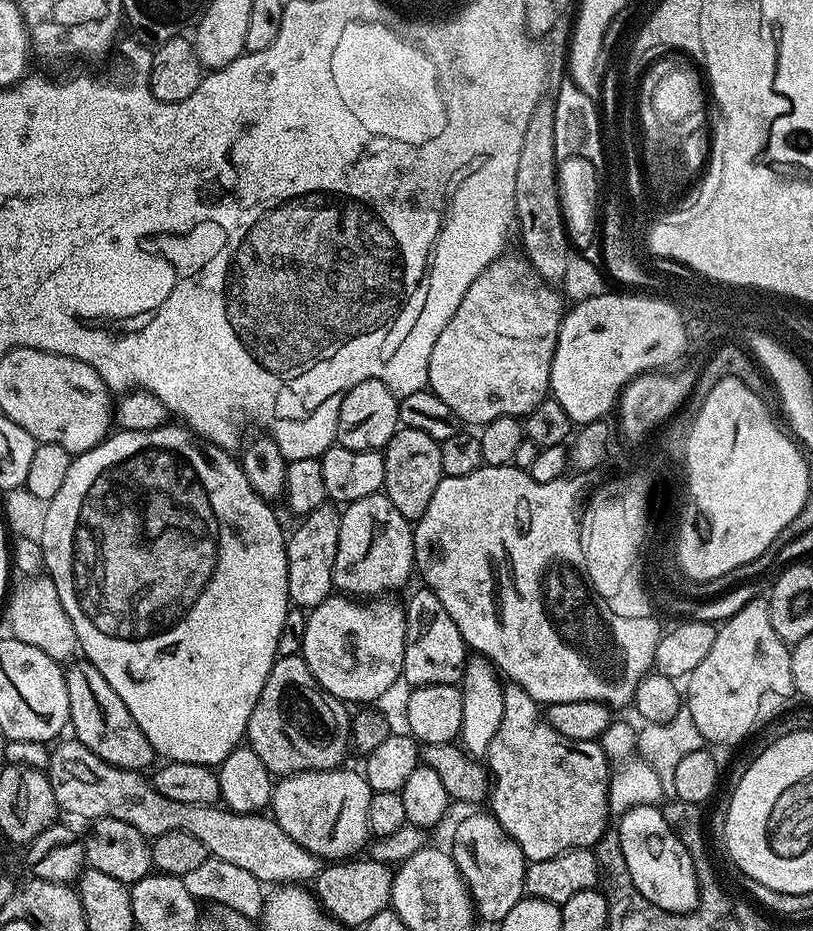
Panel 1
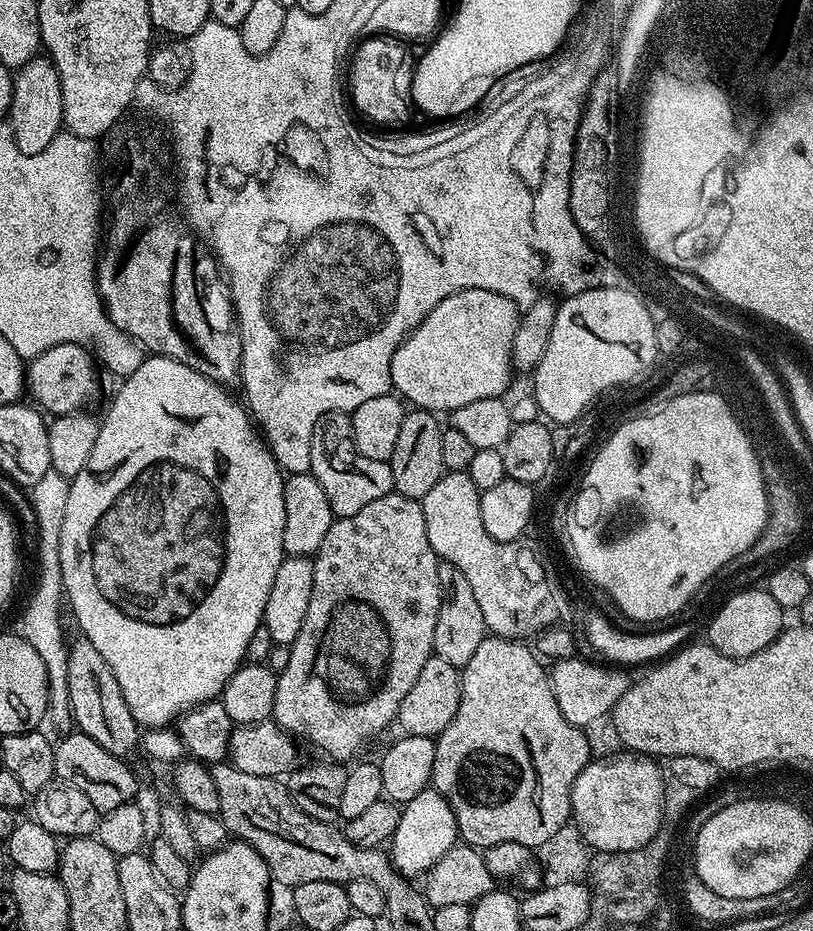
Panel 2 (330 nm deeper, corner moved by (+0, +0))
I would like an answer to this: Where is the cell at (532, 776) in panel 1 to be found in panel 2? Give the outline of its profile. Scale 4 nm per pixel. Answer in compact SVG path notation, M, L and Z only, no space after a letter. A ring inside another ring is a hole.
M485 635L478 650L474 650L474 658L470 658L470 662L464 665L462 671L450 662L446 662L446 658L438 658L433 654L426 662L426 666L422 666L414 686L410 686L406 698L402 698L402 706L398 706L396 711L395 723L400 724L401 733L435 738L436 753L431 787L441 792L446 802L450 802L454 810L459 839L481 850L498 846L498 842L518 842L527 848L539 850L543 843L557 834L560 827L569 823L572 811L572 787L578 774L590 763L589 737L585 729L575 728L570 722L566 722L566 718L562 718L562 710L558 710L558 698L554 698L549 669L542 663L541 657L529 645L528 649L526 645L527 643L519 640L507 640L504 636Z

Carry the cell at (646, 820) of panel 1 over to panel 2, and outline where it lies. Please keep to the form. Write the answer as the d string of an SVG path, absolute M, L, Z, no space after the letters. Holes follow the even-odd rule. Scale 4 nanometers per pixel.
M624 750L593 759L581 770L572 787L570 816L589 849L597 853L636 852L657 839L664 816L666 776L661 765L659 768L656 764L653 757Z

